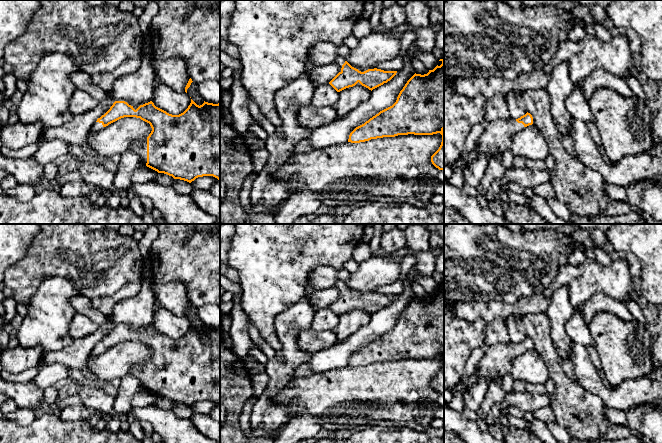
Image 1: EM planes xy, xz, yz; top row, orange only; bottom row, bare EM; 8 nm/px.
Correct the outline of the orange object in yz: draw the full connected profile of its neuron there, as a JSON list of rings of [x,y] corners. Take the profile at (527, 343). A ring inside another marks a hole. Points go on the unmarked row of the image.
[[[528,336],[516,344],[496,344],[488,348],[479,362],[479,369],[462,384],[453,386],[455,394],[475,384],[480,378],[488,378],[490,382],[500,380],[511,372],[513,360],[532,348],[533,341]]]

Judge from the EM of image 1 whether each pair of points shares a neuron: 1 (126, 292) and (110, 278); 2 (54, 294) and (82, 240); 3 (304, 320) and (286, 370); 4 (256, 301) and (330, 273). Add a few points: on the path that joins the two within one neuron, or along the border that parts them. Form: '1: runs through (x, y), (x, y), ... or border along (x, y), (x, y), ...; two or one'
1: border along (141, 279), (127, 283), (111, 295), (99, 297); two
2: border along (39, 284), (45, 278), (62, 277), (80, 293); two
3: runs through (291, 332), (289, 334), (289, 357); one
4: border along (329, 266), (317, 265), (307, 277); two

